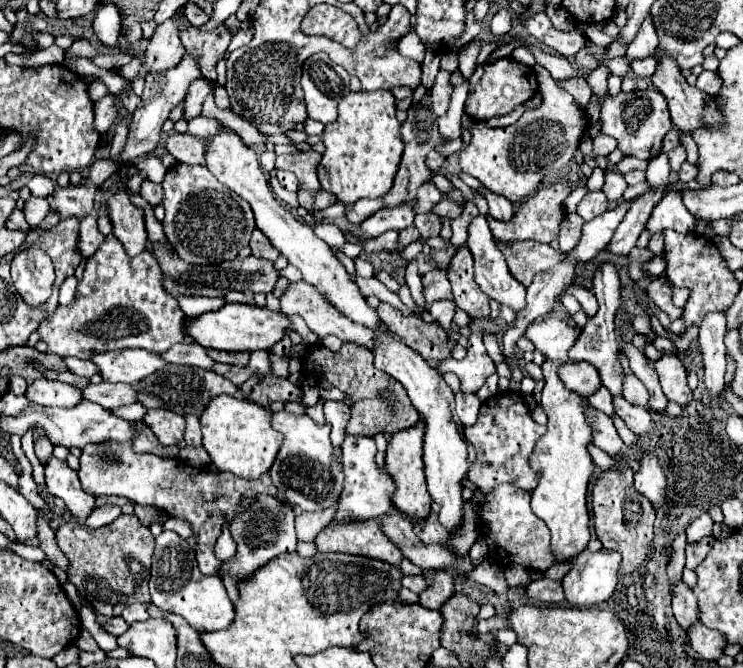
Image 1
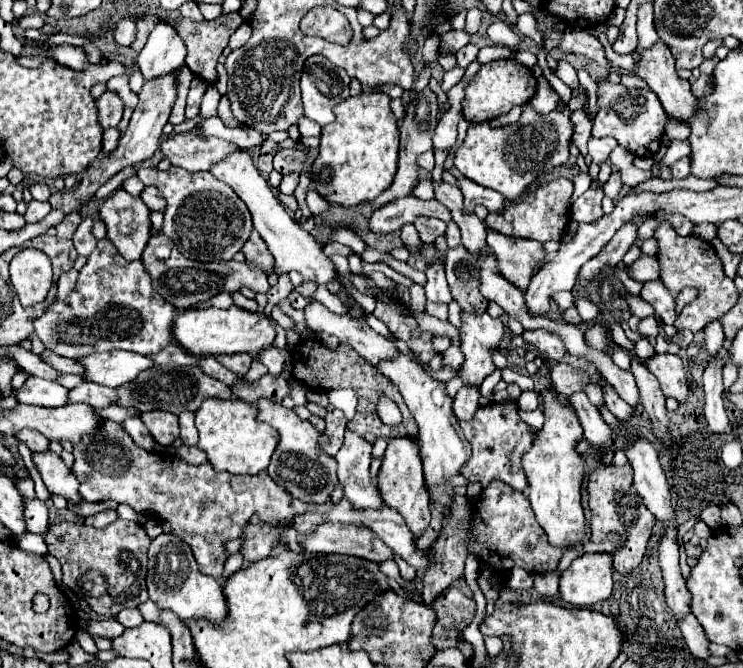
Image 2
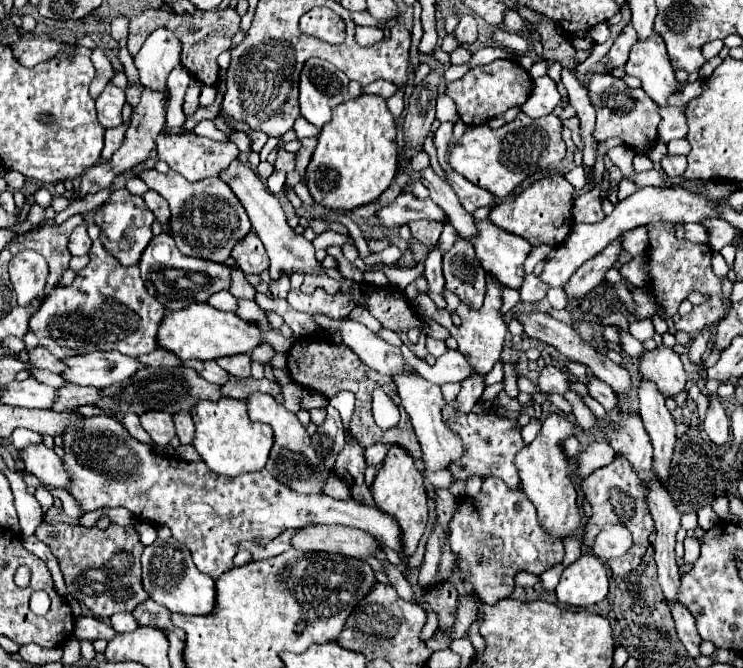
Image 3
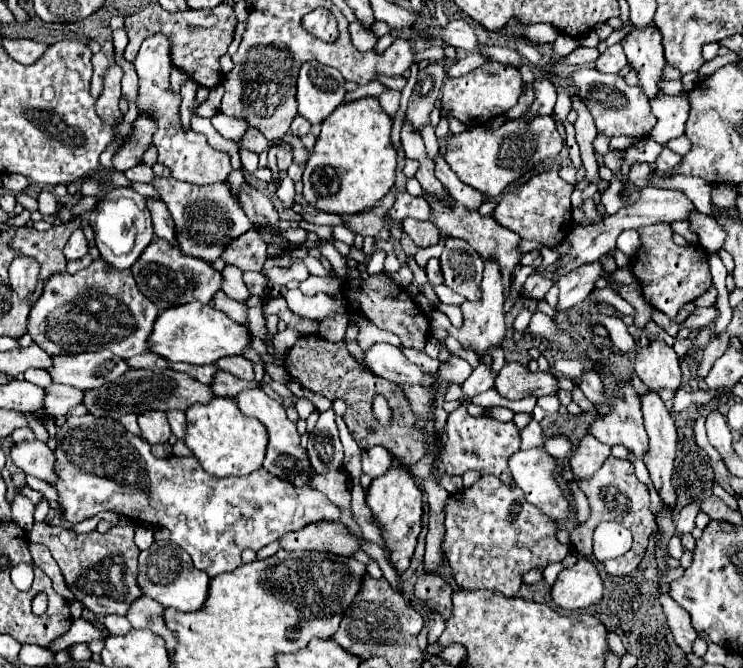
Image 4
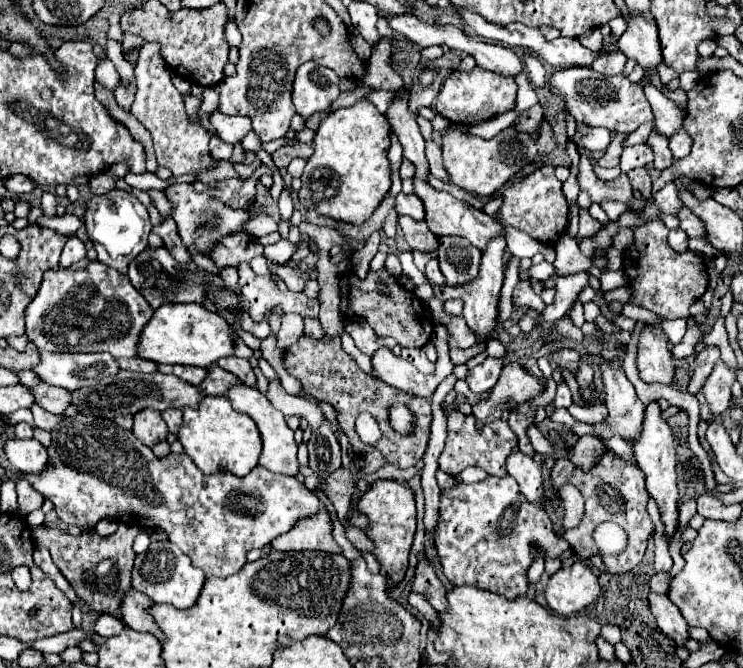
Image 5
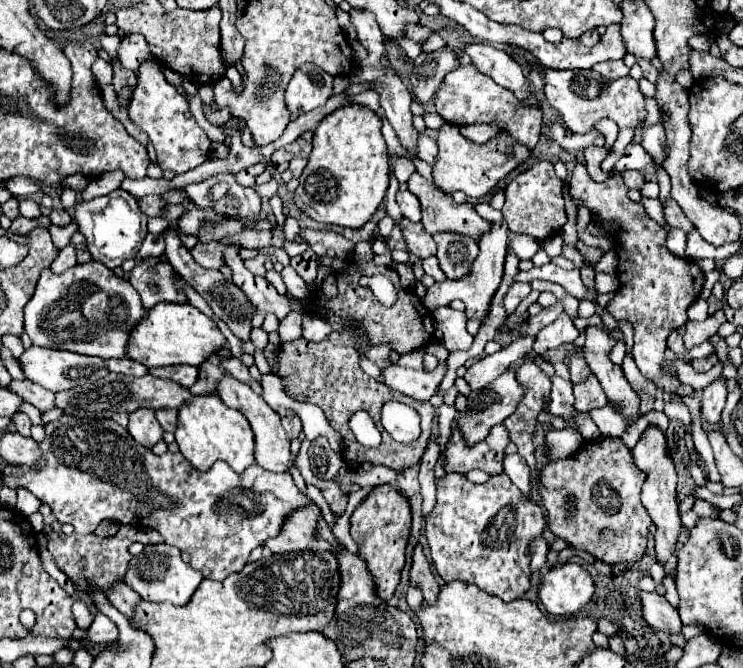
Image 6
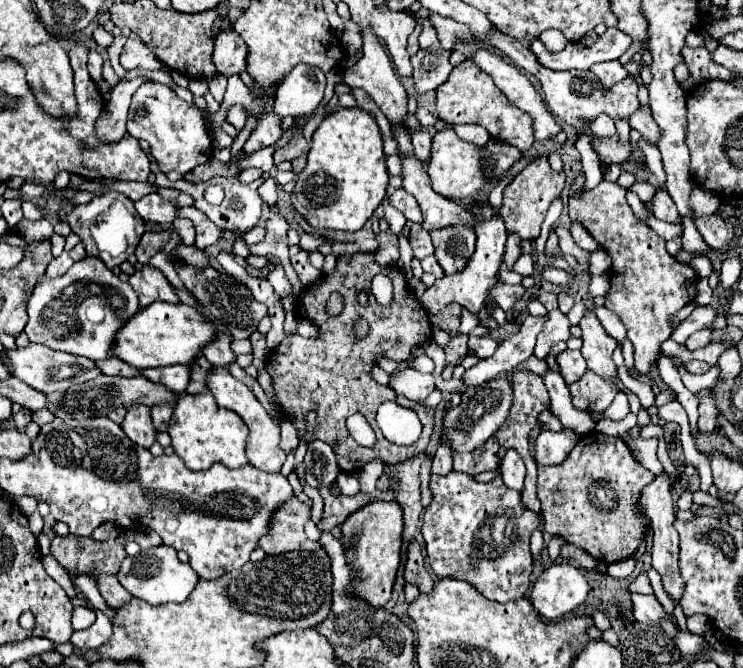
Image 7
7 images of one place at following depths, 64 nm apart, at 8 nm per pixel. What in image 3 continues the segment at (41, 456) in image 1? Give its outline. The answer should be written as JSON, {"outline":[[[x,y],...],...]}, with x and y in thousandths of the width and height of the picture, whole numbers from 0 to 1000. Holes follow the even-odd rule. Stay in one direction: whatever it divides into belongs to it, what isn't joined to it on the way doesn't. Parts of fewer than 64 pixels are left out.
{"outline":[[[24,641],[19,644],[16,650],[16,665],[27,674],[30,668],[38,668],[38,665],[54,665],[57,662],[57,653],[51,647],[43,647],[43,644],[35,644],[35,641]]]}

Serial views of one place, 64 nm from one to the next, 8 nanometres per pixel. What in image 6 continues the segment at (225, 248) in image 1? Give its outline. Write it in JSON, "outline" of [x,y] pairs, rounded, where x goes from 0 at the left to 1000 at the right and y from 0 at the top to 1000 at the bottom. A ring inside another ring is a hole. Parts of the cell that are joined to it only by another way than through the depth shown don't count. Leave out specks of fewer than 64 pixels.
{"outline":[[[250,299],[248,308],[250,308],[256,317],[248,320],[248,323],[240,329],[240,335],[242,335],[242,341],[245,341],[250,350],[266,350],[266,344],[269,344],[269,329],[272,329],[272,326],[283,326],[283,329],[291,332],[291,335],[299,332],[299,329],[291,329],[291,323],[288,323],[285,314],[269,314],[269,311],[266,311],[261,302],[256,302],[256,299]]]}

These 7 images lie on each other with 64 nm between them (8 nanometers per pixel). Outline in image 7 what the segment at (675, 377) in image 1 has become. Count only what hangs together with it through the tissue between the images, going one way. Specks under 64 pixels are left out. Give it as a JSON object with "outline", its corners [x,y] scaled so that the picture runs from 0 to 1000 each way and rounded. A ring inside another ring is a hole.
{"outline":[[[781,260],[767,281],[767,329],[778,329],[824,386],[821,434],[813,443],[813,458],[829,467],[845,488],[845,509],[853,515],[856,554],[872,557],[883,545],[888,515],[904,500],[902,473],[937,443],[937,410],[926,395],[915,395],[904,386],[896,377],[894,359],[851,320],[837,278],[810,269],[802,281],[775,296],[775,284],[781,284],[783,275],[786,260]]]}

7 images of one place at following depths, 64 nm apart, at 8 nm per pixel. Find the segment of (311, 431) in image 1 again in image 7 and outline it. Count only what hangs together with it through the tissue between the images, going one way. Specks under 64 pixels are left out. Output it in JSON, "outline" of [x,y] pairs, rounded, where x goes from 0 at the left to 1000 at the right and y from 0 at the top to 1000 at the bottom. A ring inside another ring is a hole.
{"outline":[[[283,551],[283,560],[277,566],[277,578],[288,590],[291,605],[296,611],[307,611],[307,614],[318,617],[331,632],[331,638],[334,638],[334,656],[331,656],[334,695],[345,698],[353,707],[363,707],[363,710],[377,707],[377,701],[382,695],[382,677],[374,668],[377,665],[377,641],[371,638],[369,626],[363,626],[361,617],[353,611],[353,605],[345,599],[339,584],[331,575],[320,572],[304,551]]]}

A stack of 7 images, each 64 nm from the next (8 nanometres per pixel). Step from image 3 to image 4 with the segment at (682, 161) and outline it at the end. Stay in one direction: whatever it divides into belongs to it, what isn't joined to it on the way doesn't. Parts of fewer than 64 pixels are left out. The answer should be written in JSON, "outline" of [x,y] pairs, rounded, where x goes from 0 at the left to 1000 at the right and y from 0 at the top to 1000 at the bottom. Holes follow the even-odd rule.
{"outline":[[[891,216],[891,228],[886,231],[886,237],[883,237],[883,251],[888,254],[888,257],[896,257],[896,254],[904,254],[907,249],[913,249],[915,246],[915,234],[913,231],[907,231],[896,216]]]}

